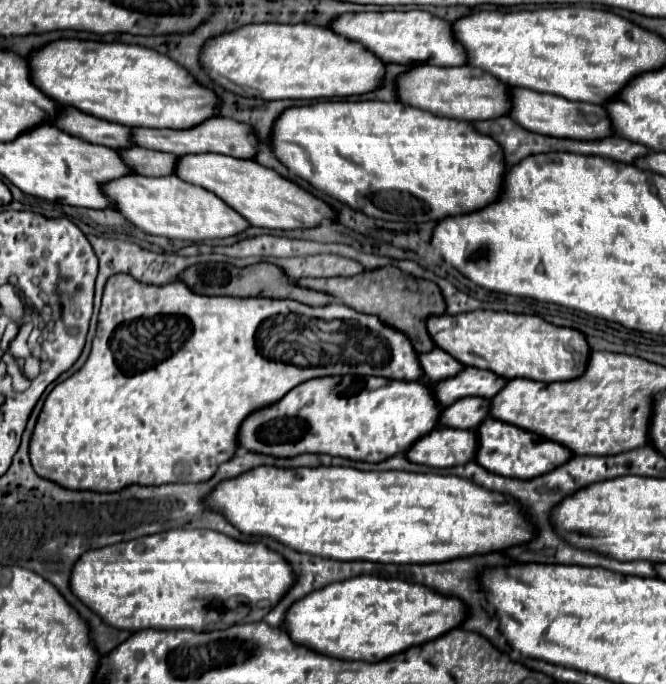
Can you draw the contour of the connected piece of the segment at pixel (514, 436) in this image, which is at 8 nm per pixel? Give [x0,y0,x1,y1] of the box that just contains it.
[474,418,570,478]

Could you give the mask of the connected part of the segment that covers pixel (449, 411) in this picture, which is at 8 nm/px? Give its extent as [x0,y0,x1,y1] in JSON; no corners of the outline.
[440,398,488,430]

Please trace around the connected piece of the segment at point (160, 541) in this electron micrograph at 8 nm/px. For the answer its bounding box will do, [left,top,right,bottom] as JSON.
[72,530,294,632]

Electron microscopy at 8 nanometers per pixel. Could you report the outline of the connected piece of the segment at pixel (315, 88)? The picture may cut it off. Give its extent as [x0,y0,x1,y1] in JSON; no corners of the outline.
[200,24,386,100]

